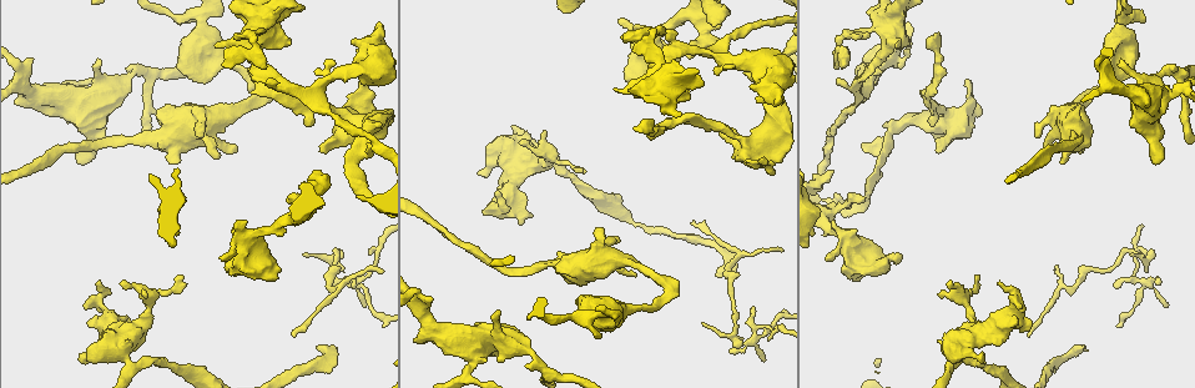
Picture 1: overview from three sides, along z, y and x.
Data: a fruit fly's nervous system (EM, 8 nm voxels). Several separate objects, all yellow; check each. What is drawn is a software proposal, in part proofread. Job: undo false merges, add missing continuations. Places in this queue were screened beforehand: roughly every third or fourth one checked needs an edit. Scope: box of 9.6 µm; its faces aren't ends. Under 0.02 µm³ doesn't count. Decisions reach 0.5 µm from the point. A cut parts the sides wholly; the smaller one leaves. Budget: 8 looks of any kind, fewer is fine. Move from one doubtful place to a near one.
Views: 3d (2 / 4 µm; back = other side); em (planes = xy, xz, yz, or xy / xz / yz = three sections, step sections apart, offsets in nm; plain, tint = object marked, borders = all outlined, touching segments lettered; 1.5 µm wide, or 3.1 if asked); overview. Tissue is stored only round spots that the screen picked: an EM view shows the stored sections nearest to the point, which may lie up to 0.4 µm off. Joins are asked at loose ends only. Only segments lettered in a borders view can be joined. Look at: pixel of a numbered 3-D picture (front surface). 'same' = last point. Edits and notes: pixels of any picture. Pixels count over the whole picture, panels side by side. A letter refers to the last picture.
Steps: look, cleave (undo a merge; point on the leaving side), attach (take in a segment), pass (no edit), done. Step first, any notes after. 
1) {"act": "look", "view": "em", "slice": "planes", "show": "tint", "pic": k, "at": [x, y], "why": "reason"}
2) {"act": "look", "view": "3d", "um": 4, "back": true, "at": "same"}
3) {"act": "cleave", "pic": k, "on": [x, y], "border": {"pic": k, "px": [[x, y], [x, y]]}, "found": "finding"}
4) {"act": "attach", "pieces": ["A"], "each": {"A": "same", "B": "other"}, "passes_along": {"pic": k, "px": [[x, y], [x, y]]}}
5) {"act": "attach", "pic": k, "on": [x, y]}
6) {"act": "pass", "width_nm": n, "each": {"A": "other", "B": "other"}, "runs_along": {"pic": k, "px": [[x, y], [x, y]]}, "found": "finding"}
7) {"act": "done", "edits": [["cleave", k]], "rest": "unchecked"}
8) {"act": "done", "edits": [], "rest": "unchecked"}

{"act": "look", "view": "3d", "um": 4, "pic": 1, "at": [691, 56], "why": "free end"}

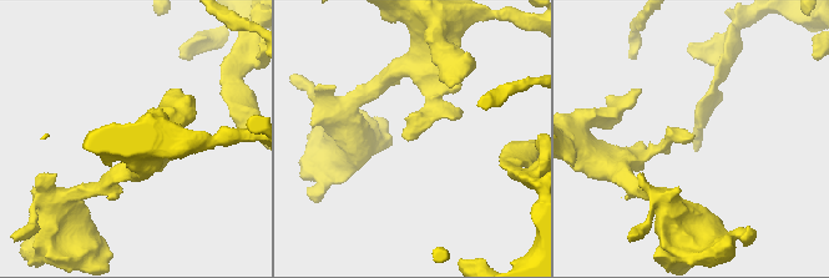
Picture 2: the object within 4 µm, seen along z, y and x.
{"act": "look", "view": "em", "slice": "planes", "show": "borders", "pic": 2, "at": [411, 138], "why": "now the EM"}

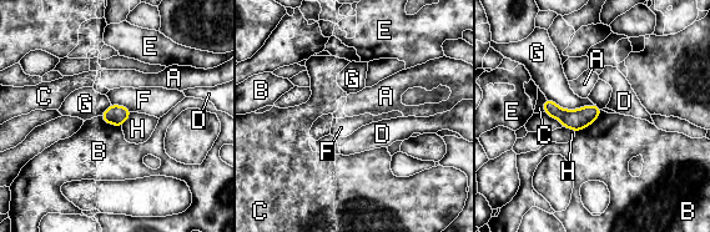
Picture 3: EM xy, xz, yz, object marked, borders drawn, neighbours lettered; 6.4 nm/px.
{"act": "pass", "width_nm": 130, "each": {"A": "other", "B": "other", "C": "other", "D": "other", "E": "other", "F": "other", "G": "other", "H": "other"}, "border": {"pic": 3, "px": [[602, 110], [590, 124], [575, 131]]}, "found": "none of them fits"}

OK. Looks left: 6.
{"act": "look", "view": "em", "slice": "xz", "step": 4, "show": "borders", "pic": 1, "at": [125, 356], "why": "thick turns thin"}

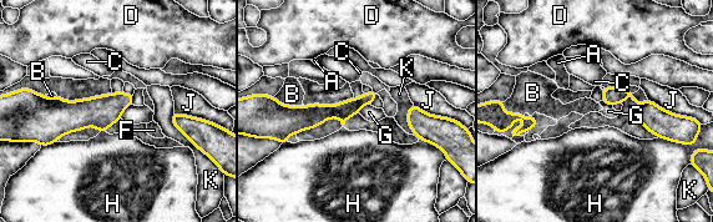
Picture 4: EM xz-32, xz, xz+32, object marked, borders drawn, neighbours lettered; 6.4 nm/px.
{"act": "pass", "each": {"A": "other", "B": "other", "C": "other", "D": "other", "F": "other", "G": "other", "H": "other", "J": "other", "K": "other"}, "border": {"pic": 4, "px": [[131, 104], [120, 117]]}, "found": "all the same neuron"}

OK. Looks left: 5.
{"act": "look", "view": "3d", "um": 4, "pic": 1, "at": [100, 279]}

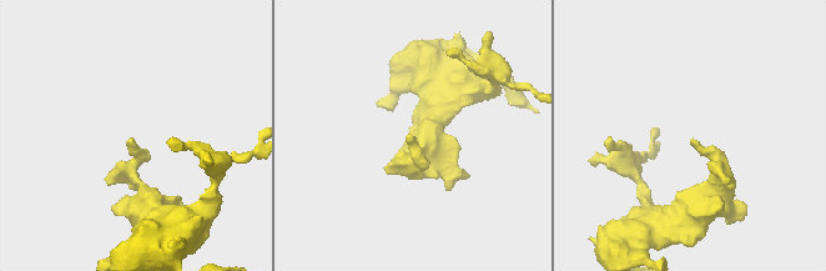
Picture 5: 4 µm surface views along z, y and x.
{"act": "look", "view": "em", "slice": "planes", "show": "tint", "pic": 5, "at": [130, 137], "why": "shape alone is not enough"}

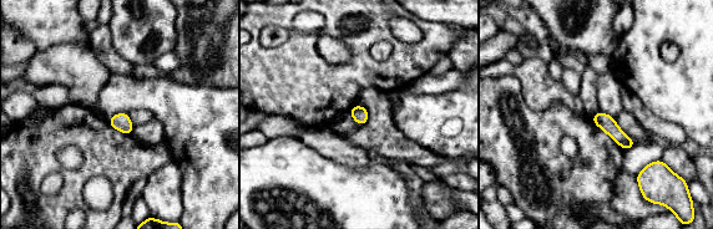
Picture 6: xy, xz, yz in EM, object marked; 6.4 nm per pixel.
{"act": "look", "view": "em", "slice": "planes", "show": "borders", "at": "same"}

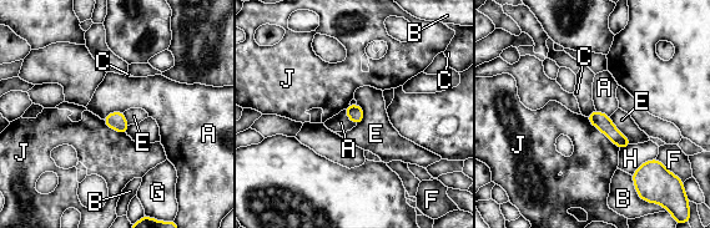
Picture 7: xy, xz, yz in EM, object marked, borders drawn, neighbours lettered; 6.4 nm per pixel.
{"act": "pass", "width_nm": 100, "each": {"A": "other", "B": "other", "C": "other", "E": "other", "F": "other", "G": "other", "H": "other", "J": "other"}, "border": {"pic": 7, "px": [[595, 110], [587, 116]]}, "found": "none of them fits"}

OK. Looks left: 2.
{"act": "done", "edits": [], "rest": "unchecked"}

